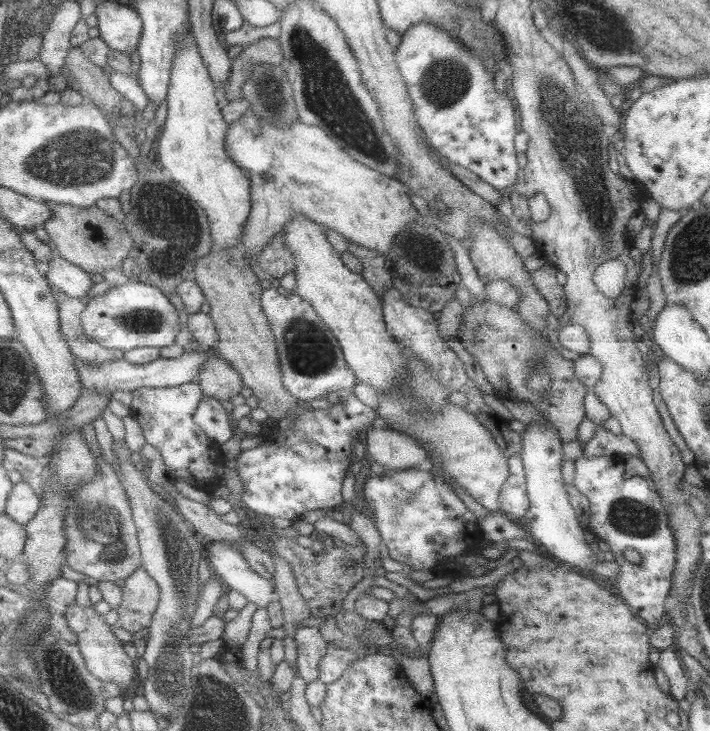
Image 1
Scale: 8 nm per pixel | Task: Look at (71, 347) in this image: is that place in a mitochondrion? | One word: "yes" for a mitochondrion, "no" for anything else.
no

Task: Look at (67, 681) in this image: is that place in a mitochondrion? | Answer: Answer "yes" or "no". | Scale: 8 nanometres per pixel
yes

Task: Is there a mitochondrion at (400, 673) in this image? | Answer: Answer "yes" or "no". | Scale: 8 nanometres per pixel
no

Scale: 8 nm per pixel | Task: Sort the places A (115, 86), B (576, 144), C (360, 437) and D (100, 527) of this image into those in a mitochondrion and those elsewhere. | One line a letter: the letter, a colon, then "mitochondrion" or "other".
A: other
B: mitochondrion
C: other
D: mitochondrion

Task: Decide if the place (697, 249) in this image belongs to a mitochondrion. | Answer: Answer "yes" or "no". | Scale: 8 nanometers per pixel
yes

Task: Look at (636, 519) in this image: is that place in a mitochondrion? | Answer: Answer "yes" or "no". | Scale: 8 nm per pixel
yes

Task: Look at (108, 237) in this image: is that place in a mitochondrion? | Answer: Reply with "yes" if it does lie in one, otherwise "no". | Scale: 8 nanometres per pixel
no

